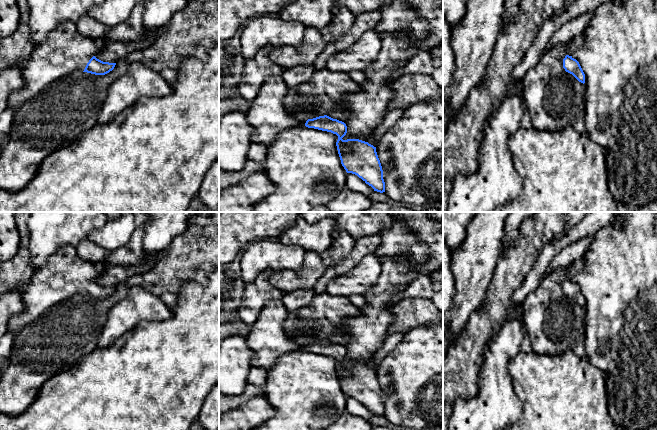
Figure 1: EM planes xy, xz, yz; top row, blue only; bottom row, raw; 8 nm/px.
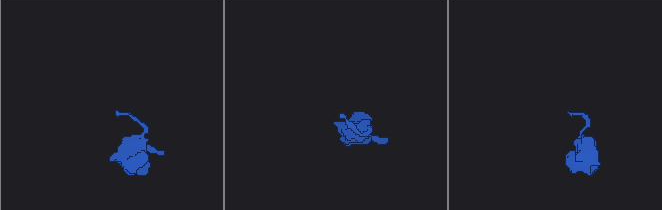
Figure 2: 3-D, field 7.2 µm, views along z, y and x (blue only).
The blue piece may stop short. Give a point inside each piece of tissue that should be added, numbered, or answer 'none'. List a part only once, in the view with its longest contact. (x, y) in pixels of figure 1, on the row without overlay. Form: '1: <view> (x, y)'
1: xy (65, 275)

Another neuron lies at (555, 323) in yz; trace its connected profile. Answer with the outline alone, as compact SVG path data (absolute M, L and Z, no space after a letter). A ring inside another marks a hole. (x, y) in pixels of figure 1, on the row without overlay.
M565 268L553 271L521 303L523 329L537 354L561 355L585 339L585 310L563 292L566 279Z

